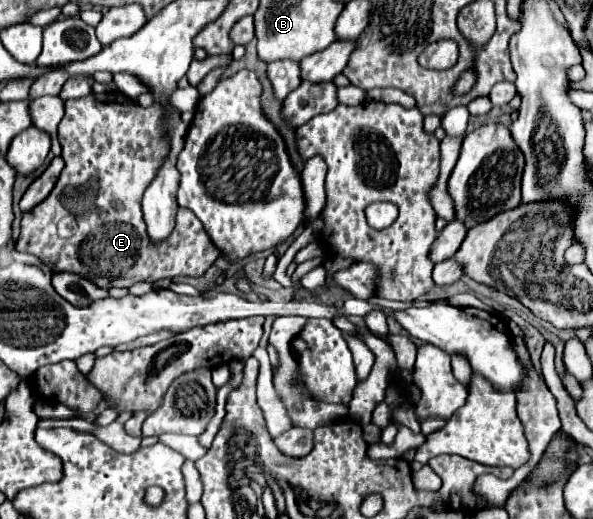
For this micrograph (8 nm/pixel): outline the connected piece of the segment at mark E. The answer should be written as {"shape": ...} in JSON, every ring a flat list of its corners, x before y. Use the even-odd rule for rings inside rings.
{"shape":[[118,91,90,93,66,101,66,115,58,125,58,141,66,167,52,193,22,215,22,233,16,249,34,253,54,273,78,273,92,283,98,277,106,281,104,287,130,287,138,281,154,283,176,275,204,275,220,257,220,249,206,235,192,211,178,209,176,227,164,241,154,243,146,233,140,199,156,173,156,163,164,157,156,119,160,119,156,103,144,109],[94,185,98,185,96,197],[66,215,76,219,78,231,62,239,56,225]]}

